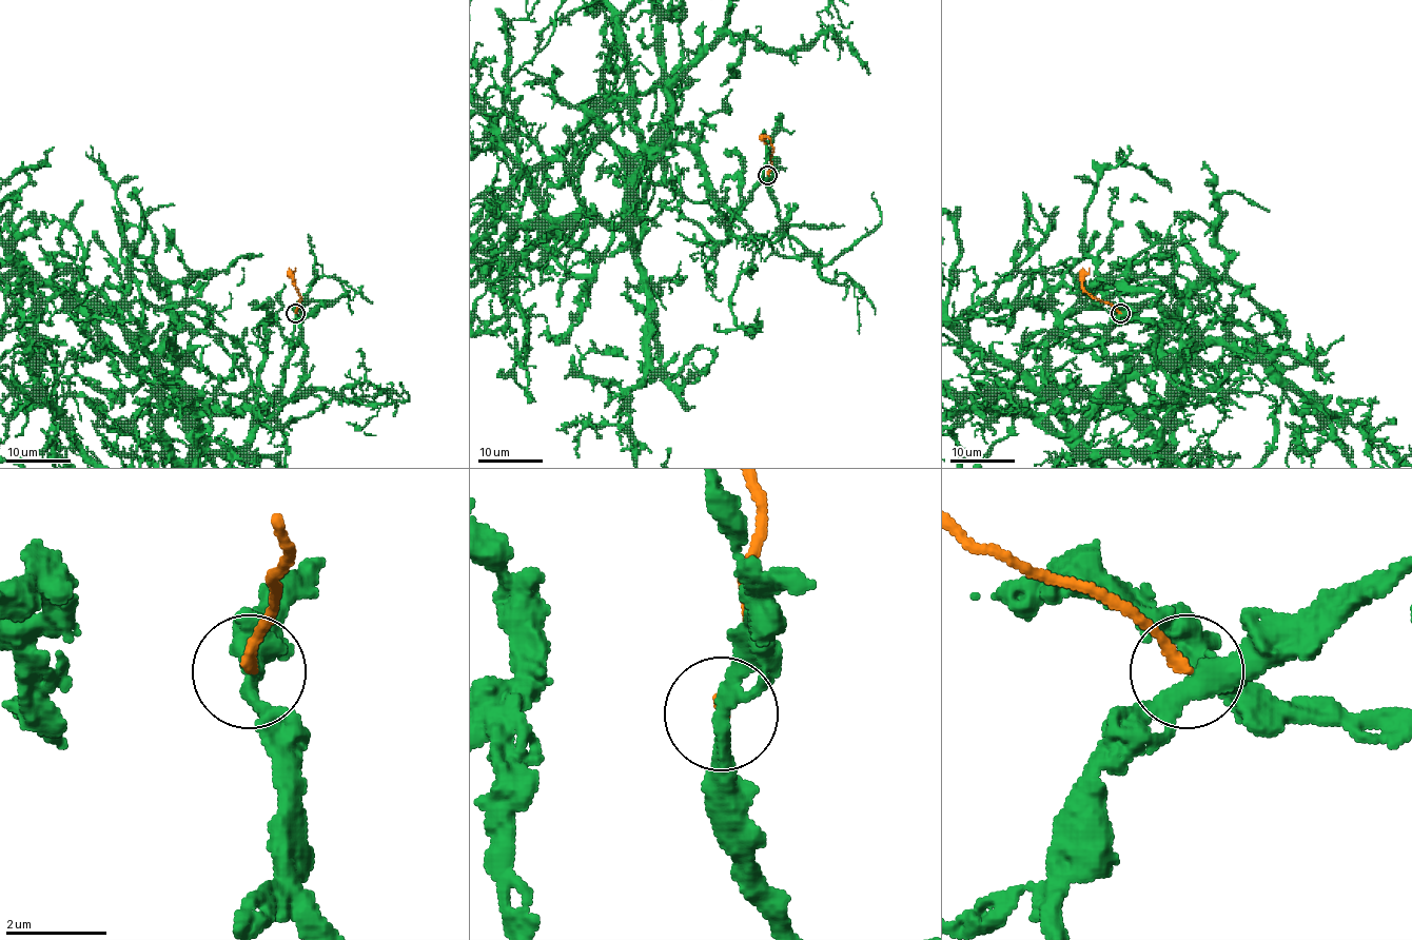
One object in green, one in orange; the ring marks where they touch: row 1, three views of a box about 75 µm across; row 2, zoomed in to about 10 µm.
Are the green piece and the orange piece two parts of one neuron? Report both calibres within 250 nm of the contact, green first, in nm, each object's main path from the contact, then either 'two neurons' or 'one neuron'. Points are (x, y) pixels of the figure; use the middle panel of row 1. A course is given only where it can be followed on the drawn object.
calibres 360 and 200 nm; course orange (767, 174), (772, 149), (767, 137), (764, 140), (767, 143); two neurons

